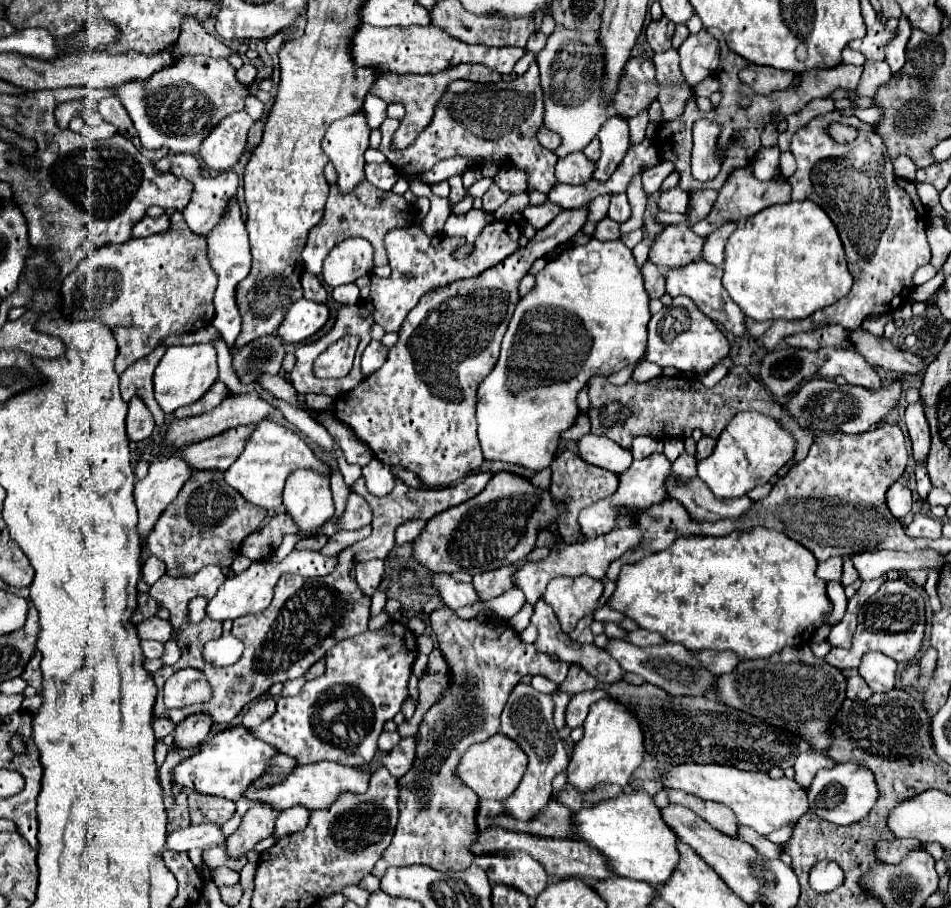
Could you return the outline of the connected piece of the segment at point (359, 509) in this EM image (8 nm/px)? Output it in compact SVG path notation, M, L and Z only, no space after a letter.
M351 490L349 498L347 498L347 508L337 518L339 518L337 520L339 530L359 530L359 528L371 524L371 508L363 496L359 496L357 492Z

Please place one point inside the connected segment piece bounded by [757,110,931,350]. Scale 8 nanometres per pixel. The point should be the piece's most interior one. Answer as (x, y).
(882, 226)

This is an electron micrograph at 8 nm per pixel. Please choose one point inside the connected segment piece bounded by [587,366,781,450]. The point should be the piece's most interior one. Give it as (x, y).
(647, 409)

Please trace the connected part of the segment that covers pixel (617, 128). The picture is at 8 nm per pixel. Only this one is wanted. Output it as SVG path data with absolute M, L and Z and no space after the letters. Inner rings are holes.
M613 114L601 126L599 140L601 140L603 154L601 154L599 162L597 162L595 180L607 180L615 172L615 168L619 166L619 162L623 160L623 156L627 154L627 150L631 146L627 118L619 116L619 114Z

